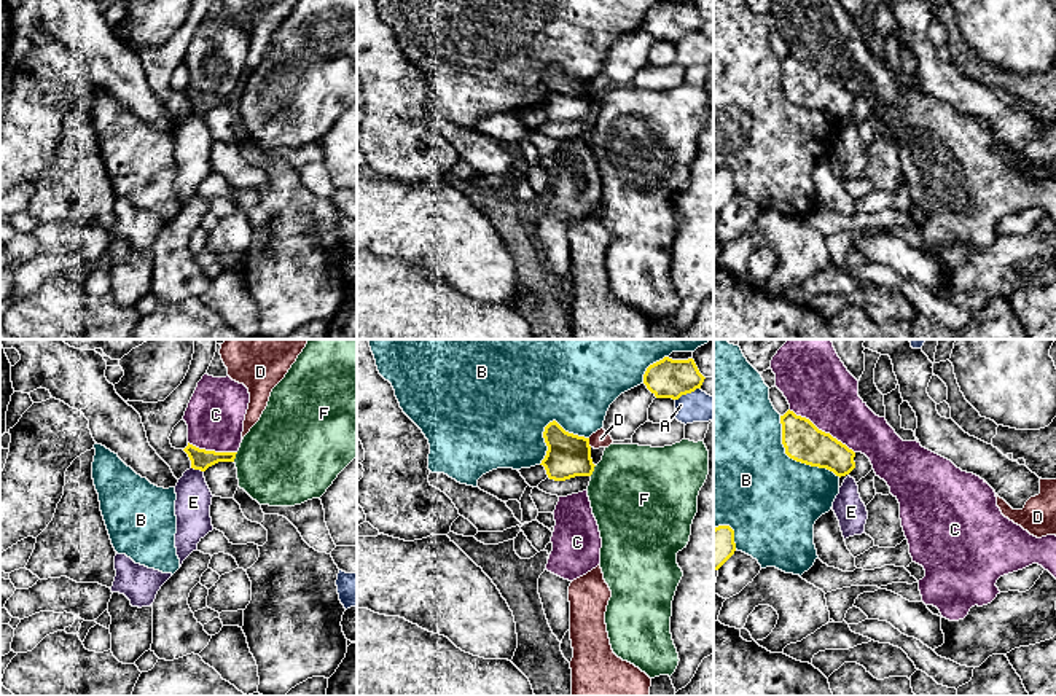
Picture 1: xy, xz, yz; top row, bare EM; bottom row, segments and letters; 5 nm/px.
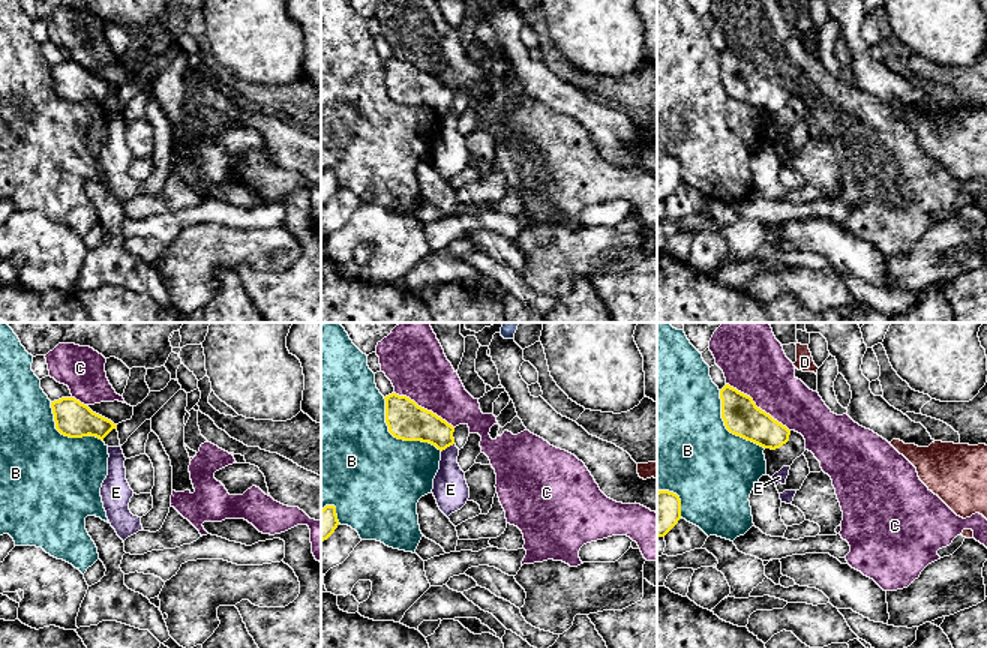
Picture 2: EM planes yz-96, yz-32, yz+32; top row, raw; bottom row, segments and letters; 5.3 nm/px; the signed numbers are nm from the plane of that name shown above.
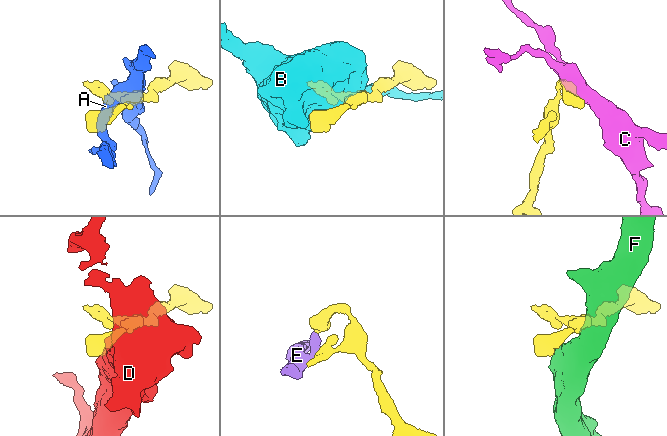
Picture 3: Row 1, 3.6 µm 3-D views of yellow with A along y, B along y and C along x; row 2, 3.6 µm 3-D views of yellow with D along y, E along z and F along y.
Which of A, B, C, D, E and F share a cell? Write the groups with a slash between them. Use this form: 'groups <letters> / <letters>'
groups A / B / C / D / E / F

